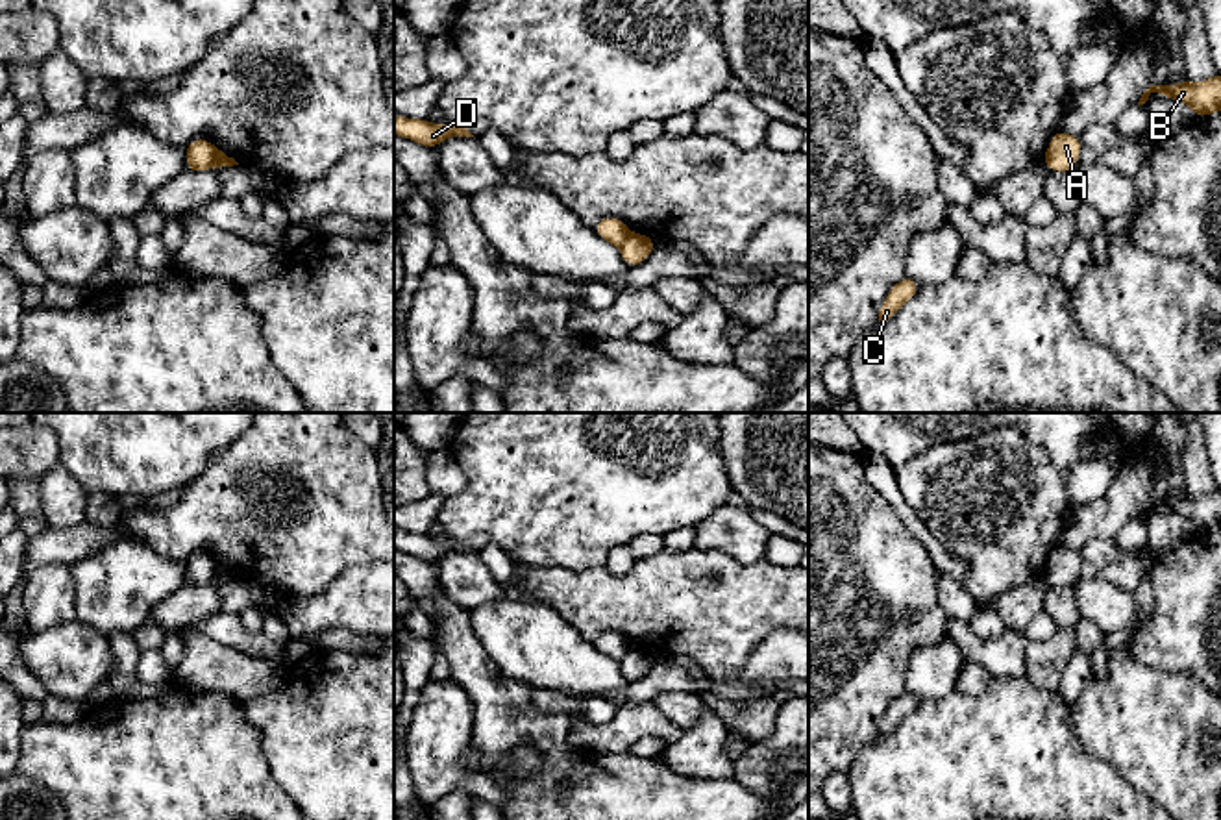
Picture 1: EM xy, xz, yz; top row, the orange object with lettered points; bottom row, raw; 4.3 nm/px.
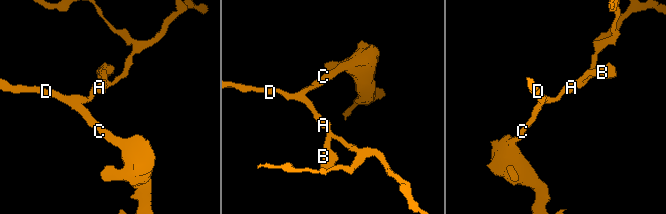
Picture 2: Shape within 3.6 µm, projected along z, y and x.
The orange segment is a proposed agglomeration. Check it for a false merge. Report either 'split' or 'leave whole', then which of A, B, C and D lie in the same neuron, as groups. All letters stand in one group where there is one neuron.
split; A B / C D

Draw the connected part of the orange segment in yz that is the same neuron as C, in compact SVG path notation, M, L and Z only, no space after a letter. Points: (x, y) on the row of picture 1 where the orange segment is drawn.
M899 280L886 294L886 300L879 311L879 322L892 318L908 300L916 296L919 285L910 280Z

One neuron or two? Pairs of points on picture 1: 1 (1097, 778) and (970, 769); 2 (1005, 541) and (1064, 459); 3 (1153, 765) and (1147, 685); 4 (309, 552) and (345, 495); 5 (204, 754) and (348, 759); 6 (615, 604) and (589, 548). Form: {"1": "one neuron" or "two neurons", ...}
{"1": "one neuron", "2": "two neurons", "3": "one neuron", "4": "one neuron", "5": "two neurons", "6": "two neurons"}

